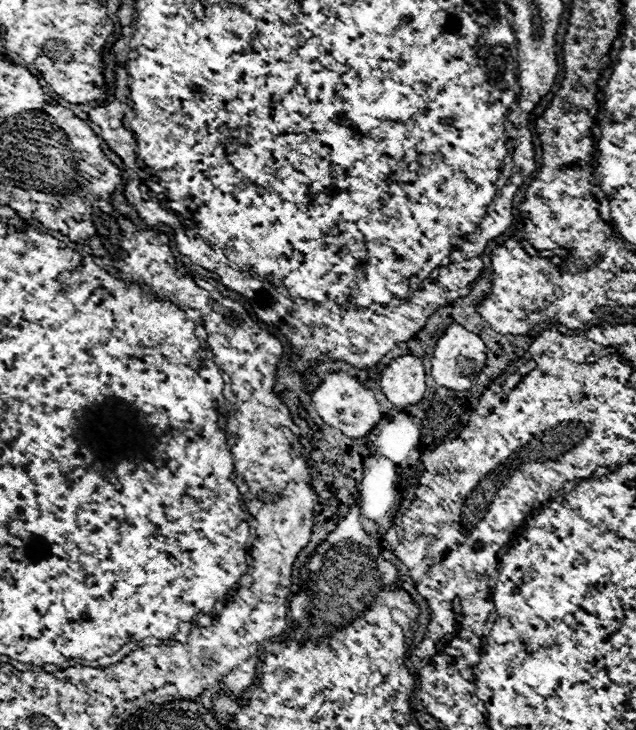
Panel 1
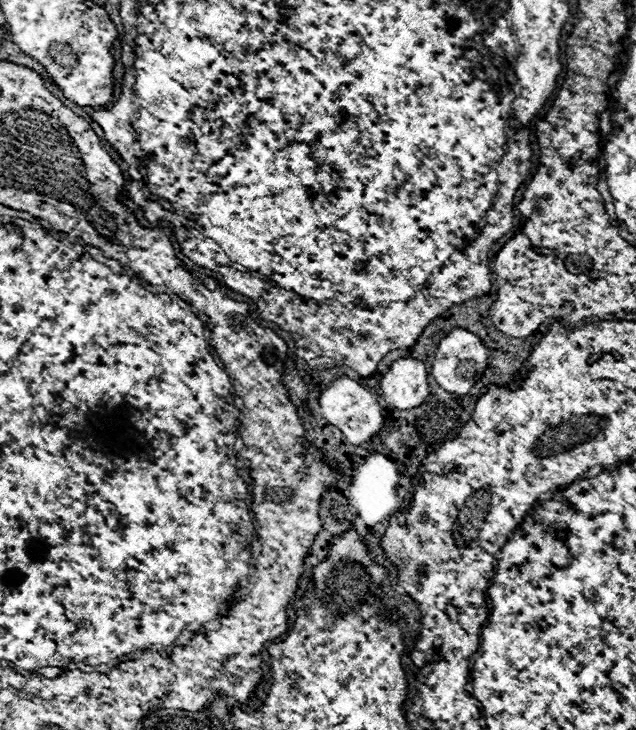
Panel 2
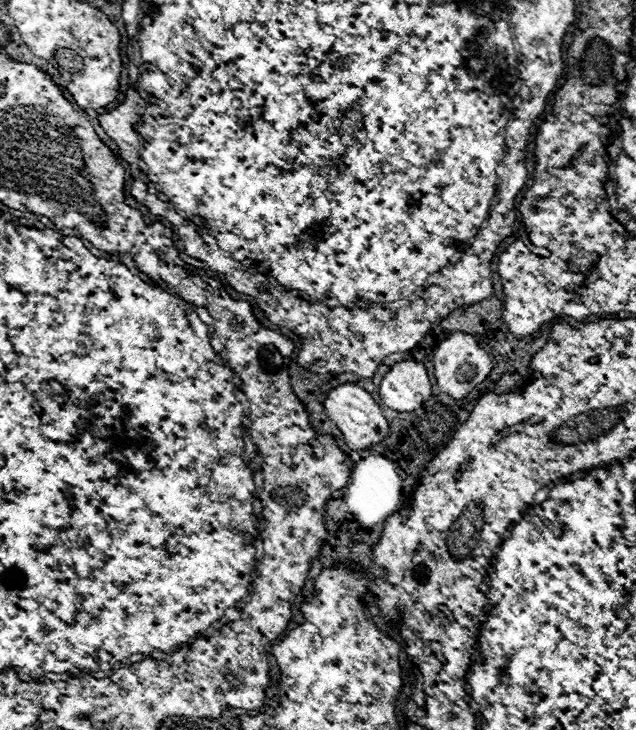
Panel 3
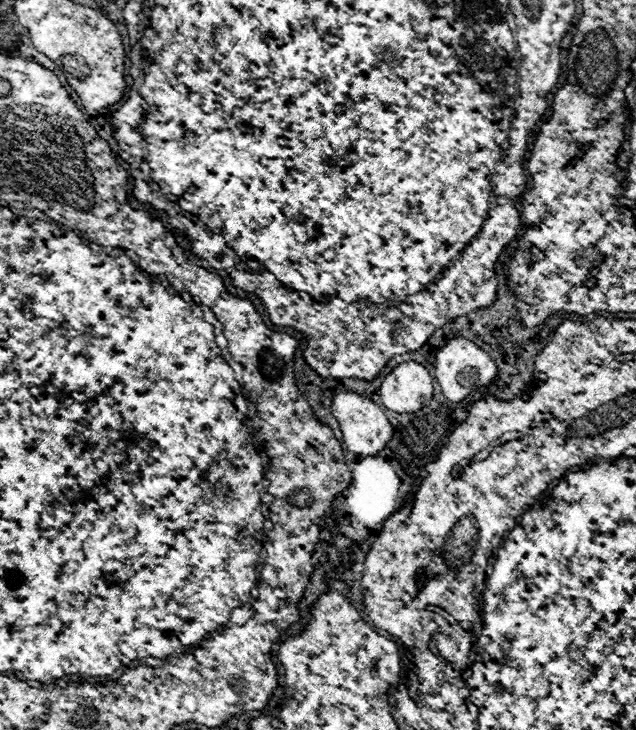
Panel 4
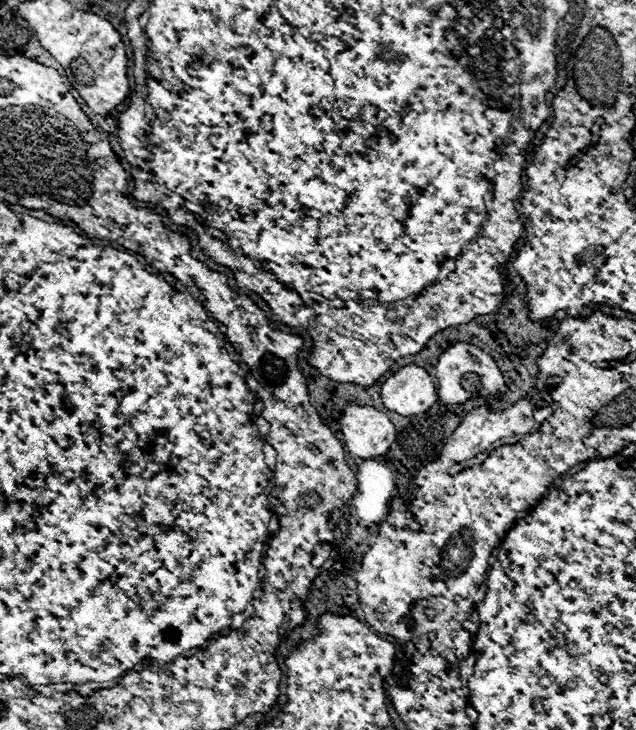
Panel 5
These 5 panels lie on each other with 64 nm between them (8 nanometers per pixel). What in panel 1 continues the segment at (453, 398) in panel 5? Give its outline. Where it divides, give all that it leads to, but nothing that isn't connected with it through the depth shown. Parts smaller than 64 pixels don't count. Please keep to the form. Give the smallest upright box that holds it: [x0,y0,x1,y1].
[430,324,486,392]

